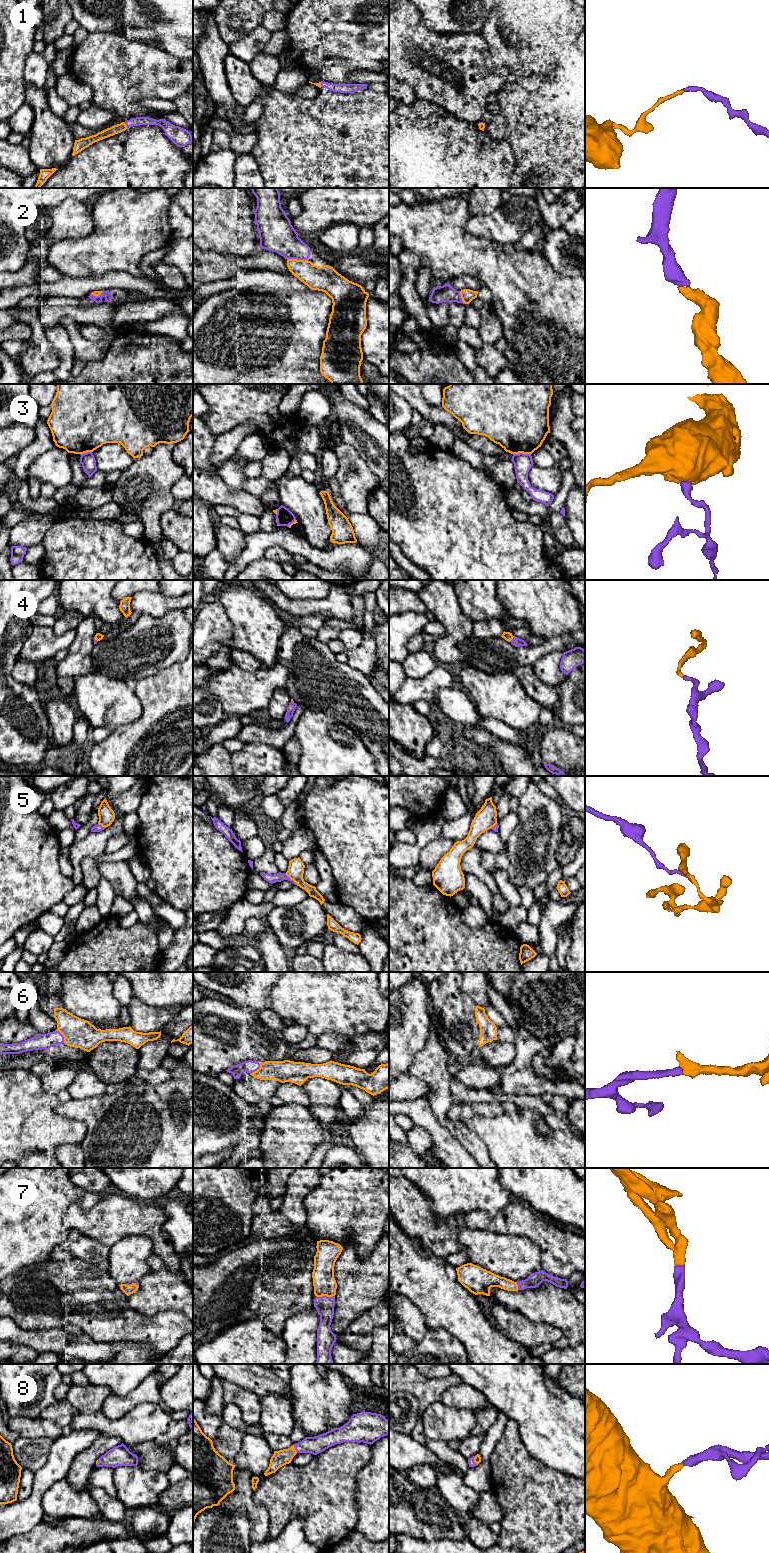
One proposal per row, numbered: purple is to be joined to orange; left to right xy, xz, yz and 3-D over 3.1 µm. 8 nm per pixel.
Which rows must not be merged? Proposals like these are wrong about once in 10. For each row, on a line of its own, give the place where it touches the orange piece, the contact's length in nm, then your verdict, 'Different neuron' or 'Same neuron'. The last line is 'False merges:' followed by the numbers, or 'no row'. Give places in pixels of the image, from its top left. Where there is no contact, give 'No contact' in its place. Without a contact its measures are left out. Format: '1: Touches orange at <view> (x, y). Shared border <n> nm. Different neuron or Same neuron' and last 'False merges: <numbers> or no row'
1: Touches orange at xy (125, 125). Shared border 60 nm. Same neuron
2: Touches orange at xz (296, 259). Shared border 160 nm. Same neuron
3: Touches orange at yz (522, 452). Shared border 140 nm. Different neuron
4: Touches orange at yz (512, 638). Shared border 60 nm. Same neuron
5: Touches orange at xz (291, 879). Shared border 140 nm. Same neuron
6: Touches orange at xy (63, 1035). Shared border 130 nm. Same neuron
7: Touches orange at xz (325, 1295). Shared border 140 nm. Same neuron
8: Touches orange at xz (294, 1448). Shared border 80 nm. Same neuron
False merges: 3

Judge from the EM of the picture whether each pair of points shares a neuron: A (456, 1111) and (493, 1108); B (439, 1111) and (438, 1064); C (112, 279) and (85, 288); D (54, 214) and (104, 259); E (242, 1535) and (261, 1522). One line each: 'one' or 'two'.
A: one
B: one
C: one
D: two
E: two

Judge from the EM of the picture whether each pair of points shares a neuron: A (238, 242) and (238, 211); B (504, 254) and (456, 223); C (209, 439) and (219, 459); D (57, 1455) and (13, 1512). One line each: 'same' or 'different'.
A: same
B: same
C: different
D: same

